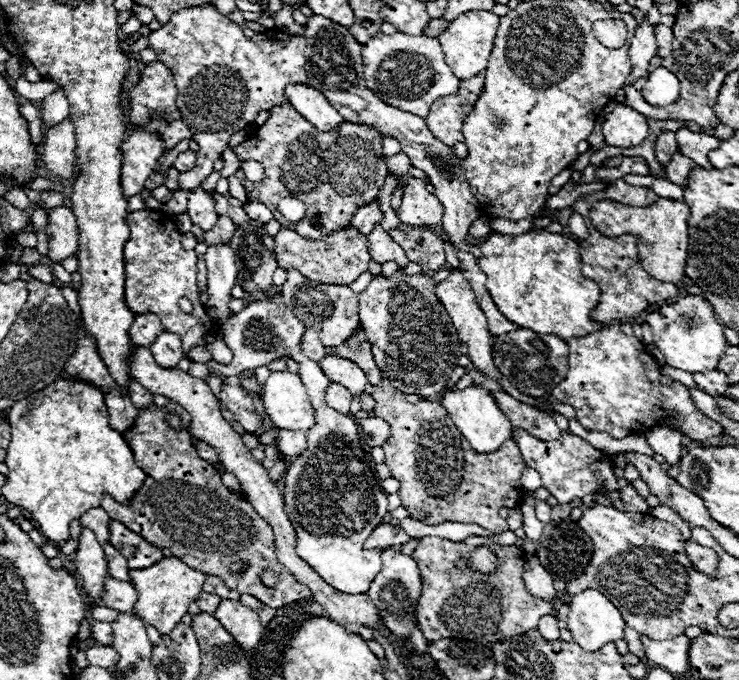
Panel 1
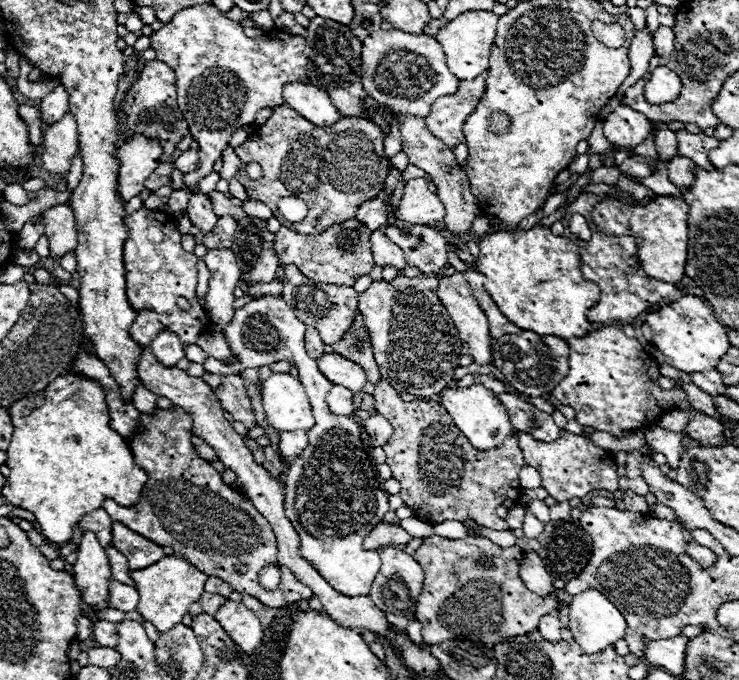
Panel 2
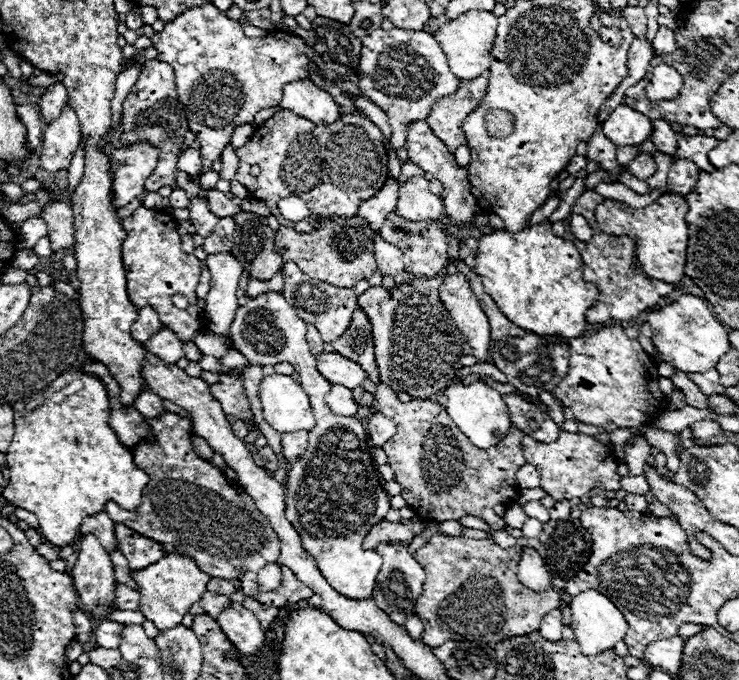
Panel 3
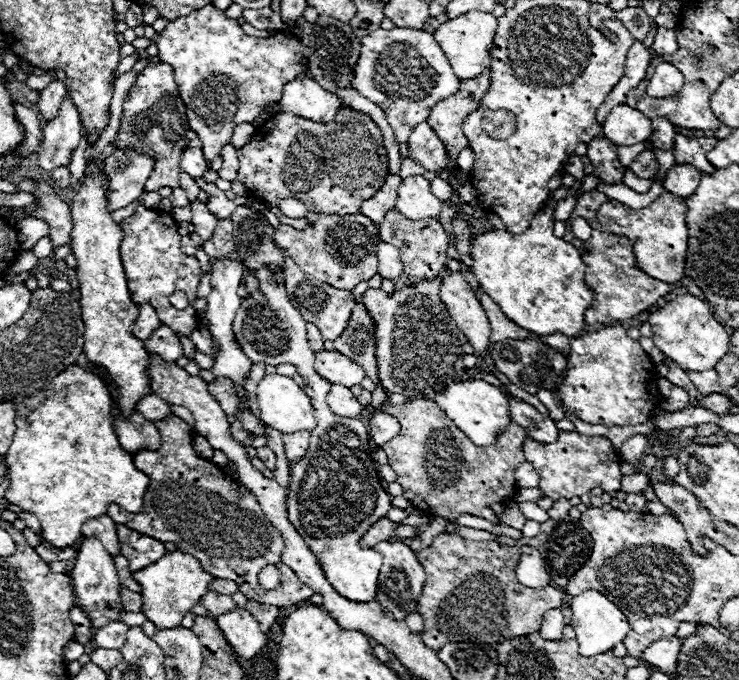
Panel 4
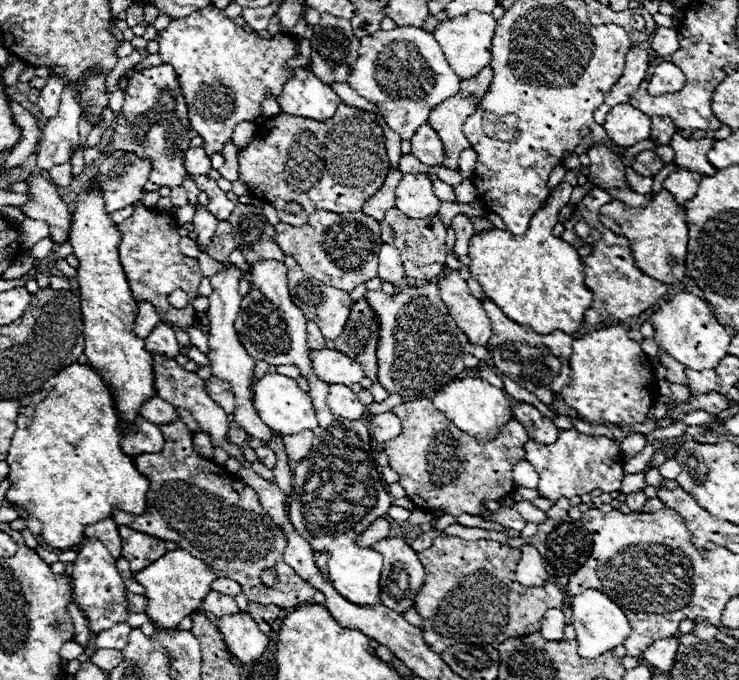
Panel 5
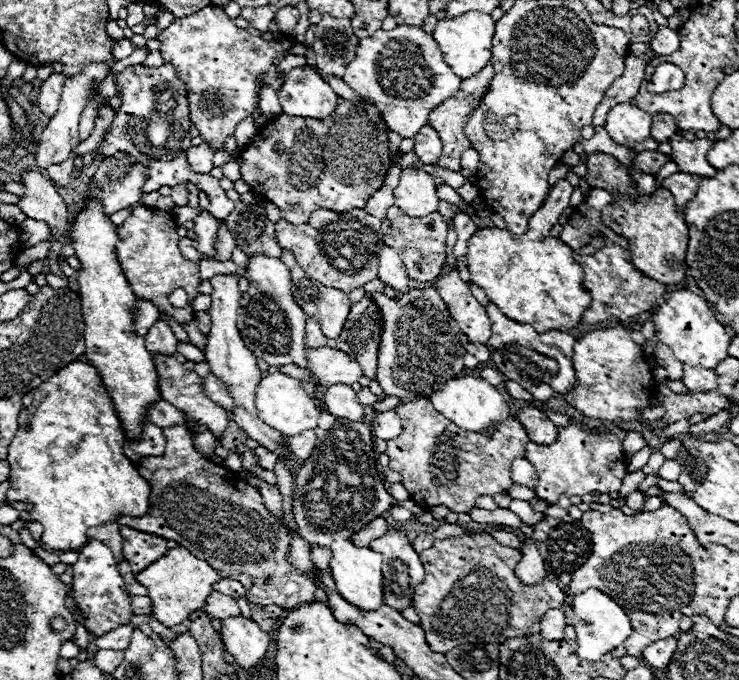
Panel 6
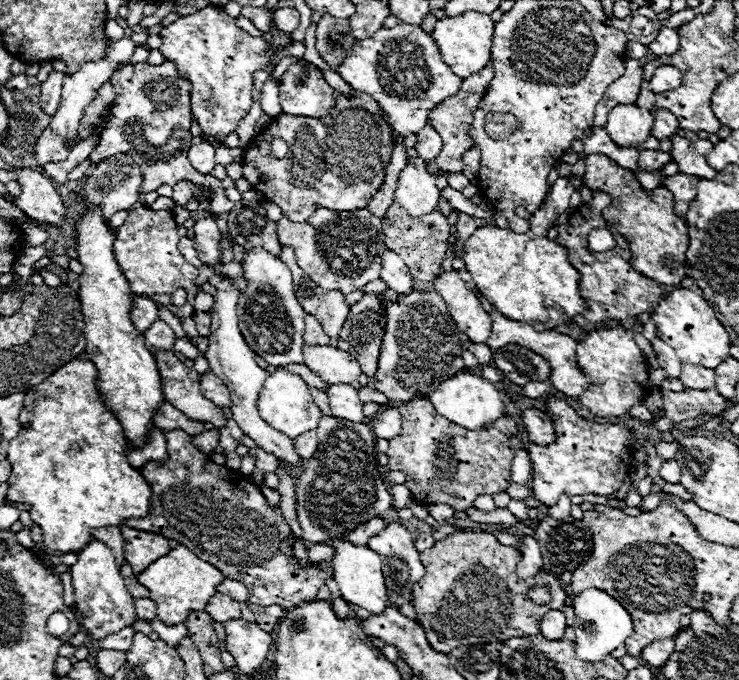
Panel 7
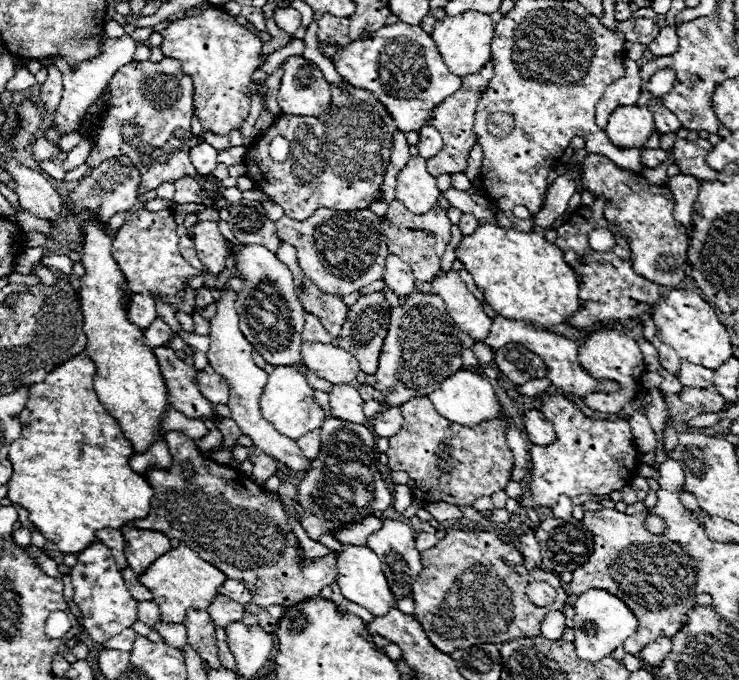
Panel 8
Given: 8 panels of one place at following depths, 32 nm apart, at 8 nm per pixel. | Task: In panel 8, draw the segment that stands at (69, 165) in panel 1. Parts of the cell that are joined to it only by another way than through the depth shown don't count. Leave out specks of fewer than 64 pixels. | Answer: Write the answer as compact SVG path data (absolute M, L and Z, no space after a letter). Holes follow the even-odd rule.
M124 34L118 40L116 38L106 38L102 54L98 58L94 58L94 60L86 60L86 62L78 64L78 70L74 70L74 72L70 70L66 60L60 57L57 58L54 65L64 74L64 90L62 90L62 100L60 100L60 106L56 110L52 126L56 126L62 132L62 136L78 132L80 122L82 122L82 118L86 114L86 108L100 96L102 88L108 84L108 80L114 76L114 72L118 72L124 64L132 62L136 46L138 46L138 42L134 42L128 34ZM40 136L34 144L32 144L32 158L36 162L44 162L44 160L66 160L66 152L60 146L54 146L46 136Z

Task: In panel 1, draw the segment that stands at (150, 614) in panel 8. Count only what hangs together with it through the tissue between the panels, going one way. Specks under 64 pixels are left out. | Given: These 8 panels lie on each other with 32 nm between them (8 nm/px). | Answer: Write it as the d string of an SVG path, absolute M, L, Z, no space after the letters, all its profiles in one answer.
M106 576L104 594L96 604L112 610L120 610L120 612L130 612L132 606L136 604L136 590L132 588L130 582L120 582L120 580L114 580L112 576Z

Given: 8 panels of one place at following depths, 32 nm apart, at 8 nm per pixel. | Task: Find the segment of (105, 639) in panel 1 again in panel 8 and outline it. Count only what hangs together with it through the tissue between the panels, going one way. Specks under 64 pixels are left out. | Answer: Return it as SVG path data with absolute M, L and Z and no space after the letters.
M124 628L118 636L112 636L110 640L104 642L104 648L110 650L122 650L122 652L130 652L132 650L132 642L136 638L136 632L132 628Z

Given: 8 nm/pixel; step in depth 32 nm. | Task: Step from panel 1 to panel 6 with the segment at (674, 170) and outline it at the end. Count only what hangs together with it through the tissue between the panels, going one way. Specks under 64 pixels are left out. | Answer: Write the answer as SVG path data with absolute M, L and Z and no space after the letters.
M676 172L676 174L668 176L668 178L662 182L662 186L674 194L678 208L680 208L680 210L686 210L686 204L696 196L696 190L698 190L700 180L702 180L702 176L698 176L698 174Z

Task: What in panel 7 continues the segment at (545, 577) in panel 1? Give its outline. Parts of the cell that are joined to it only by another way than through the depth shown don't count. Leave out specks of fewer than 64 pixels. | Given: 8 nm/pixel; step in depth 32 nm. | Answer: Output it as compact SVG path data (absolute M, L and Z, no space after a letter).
M522 536L520 542L522 542L522 546L520 546L522 560L516 566L516 574L528 582L536 574L542 572L542 554L540 554L538 542L532 536Z

